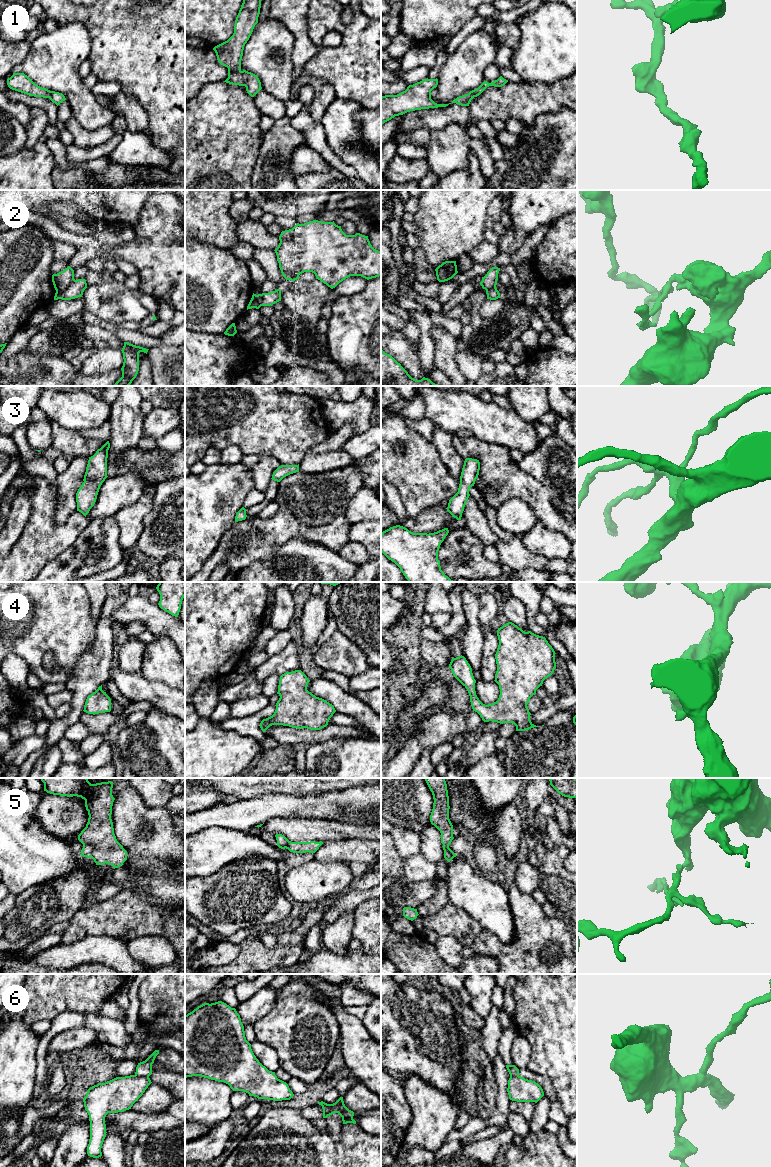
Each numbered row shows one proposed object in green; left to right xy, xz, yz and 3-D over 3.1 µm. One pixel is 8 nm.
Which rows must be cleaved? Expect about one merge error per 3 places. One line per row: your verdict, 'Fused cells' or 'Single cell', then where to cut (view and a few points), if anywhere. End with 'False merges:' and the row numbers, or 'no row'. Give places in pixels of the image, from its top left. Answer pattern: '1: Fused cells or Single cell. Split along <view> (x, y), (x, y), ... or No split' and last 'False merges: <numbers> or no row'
1: Single cell. No split
2: Fused cells. Split along xy (74, 279), (64, 289), (56, 292)
3: Single cell. No split
4: Single cell. No split
5: Fused cells. Split along xy (84, 843), (89, 843), (93, 847), (91, 856)
6: Fused cells. Split along xz (333, 1103), (333, 1108), (336, 1111), (345, 1106)
False merges: 2, 5, 6

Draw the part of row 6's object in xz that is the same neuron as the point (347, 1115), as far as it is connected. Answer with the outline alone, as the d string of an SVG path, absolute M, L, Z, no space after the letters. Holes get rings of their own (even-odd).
M323 1101L318 1103L323 1108L323 1118L327 1118L328 1116L338 1113L342 1117L343 1124L347 1123L353 1123L356 1124L356 1121L353 1119L354 1112L349 1110L347 1107L342 1108L338 1112L334 1109L334 1103L333 1104L327 1104Z

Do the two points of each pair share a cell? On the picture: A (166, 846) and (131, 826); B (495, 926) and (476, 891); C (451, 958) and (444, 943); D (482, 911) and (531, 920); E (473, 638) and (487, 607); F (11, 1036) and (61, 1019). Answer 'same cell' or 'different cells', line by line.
A: same cell
B: same cell
C: same cell
D: different cells
E: different cells
F: different cells

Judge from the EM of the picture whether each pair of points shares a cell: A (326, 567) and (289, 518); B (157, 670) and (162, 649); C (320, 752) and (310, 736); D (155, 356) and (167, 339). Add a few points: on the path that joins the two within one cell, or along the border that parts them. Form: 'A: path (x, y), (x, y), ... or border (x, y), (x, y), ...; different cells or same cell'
A: border (281, 543), (291, 538), (303, 537), (326, 547); different cells
B: path (158, 665), (161, 662), (162, 654); same cell
C: border (337, 738), (309, 744); different cells
D: border (161, 343), (174, 346); different cells

